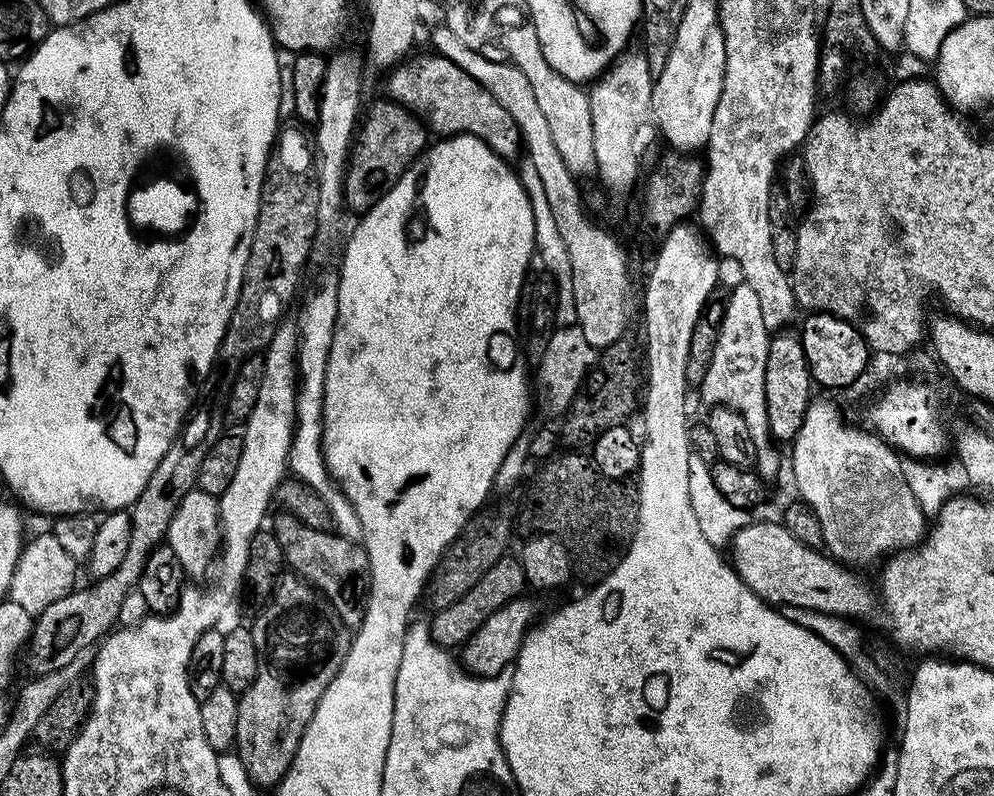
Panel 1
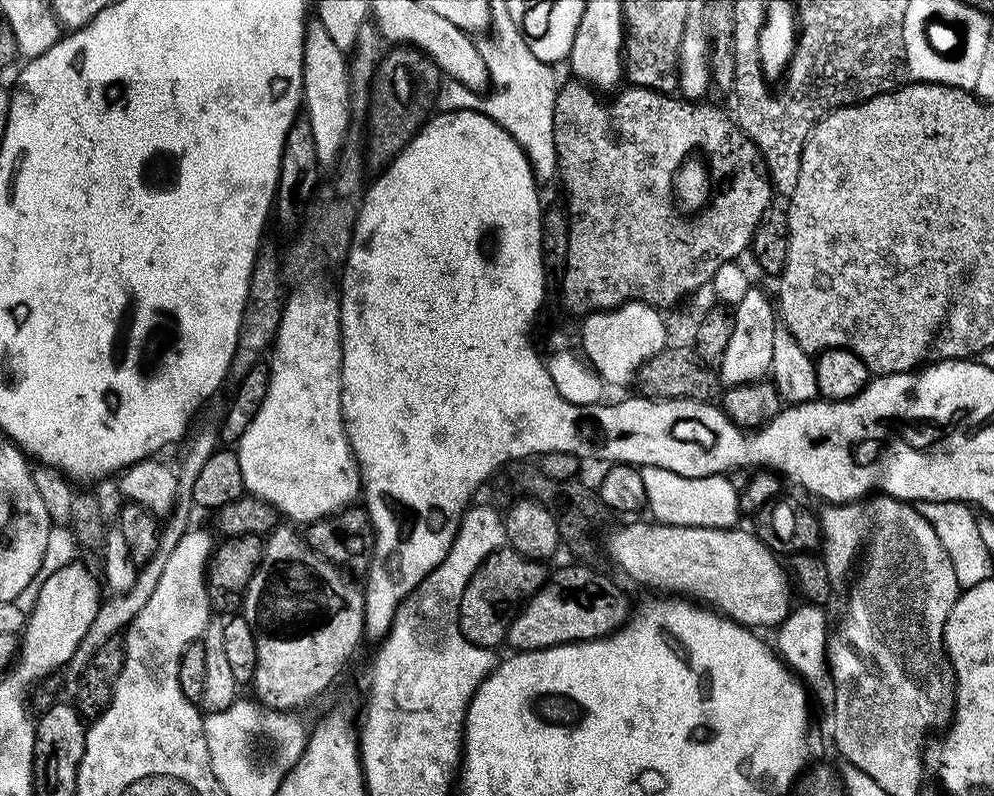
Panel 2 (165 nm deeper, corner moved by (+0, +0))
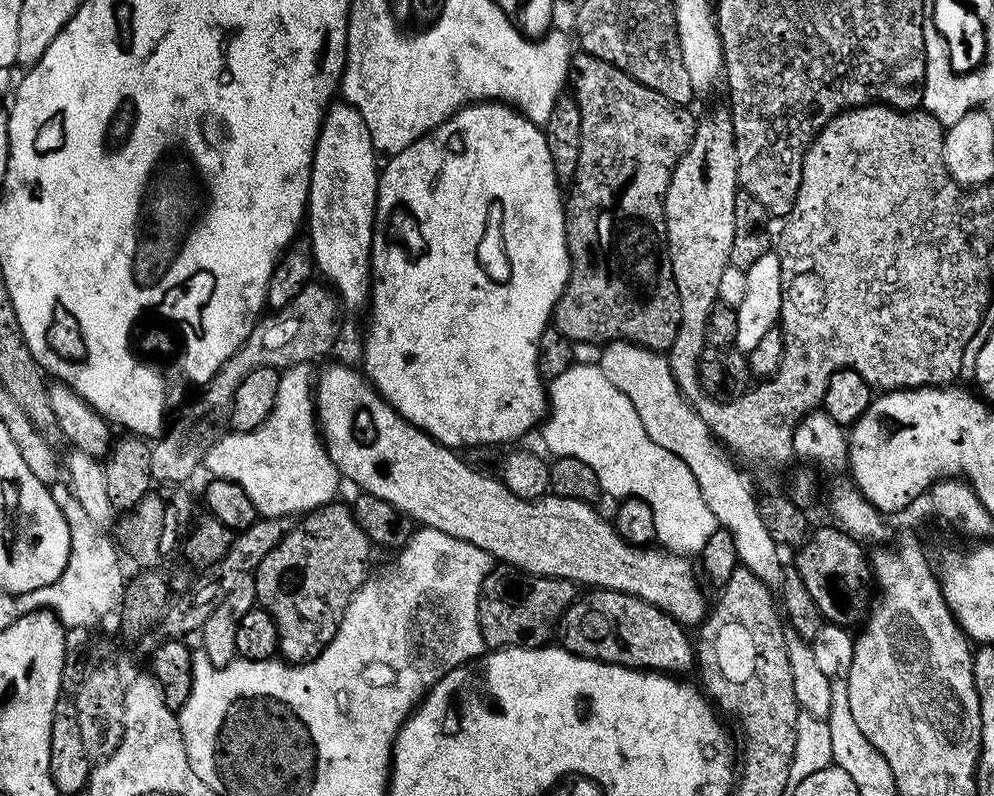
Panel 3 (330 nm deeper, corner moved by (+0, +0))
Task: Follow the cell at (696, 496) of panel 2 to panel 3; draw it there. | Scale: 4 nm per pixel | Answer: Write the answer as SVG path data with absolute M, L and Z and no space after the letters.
M572 363L558 378L554 378L546 388L546 419L543 421L544 444L552 451L553 457L569 456L586 462L594 474L598 474L601 493L605 497L635 498L646 502L654 514L654 530L656 540L667 551L681 554L698 554L702 546L714 534L718 527L710 506L702 498L702 490L698 490L698 482L694 474L690 474L690 466L682 462L670 450L662 450L658 442L650 442L650 434L642 426L642 418L638 418L638 410L630 406L630 398L602 374L599 366L594 364Z

